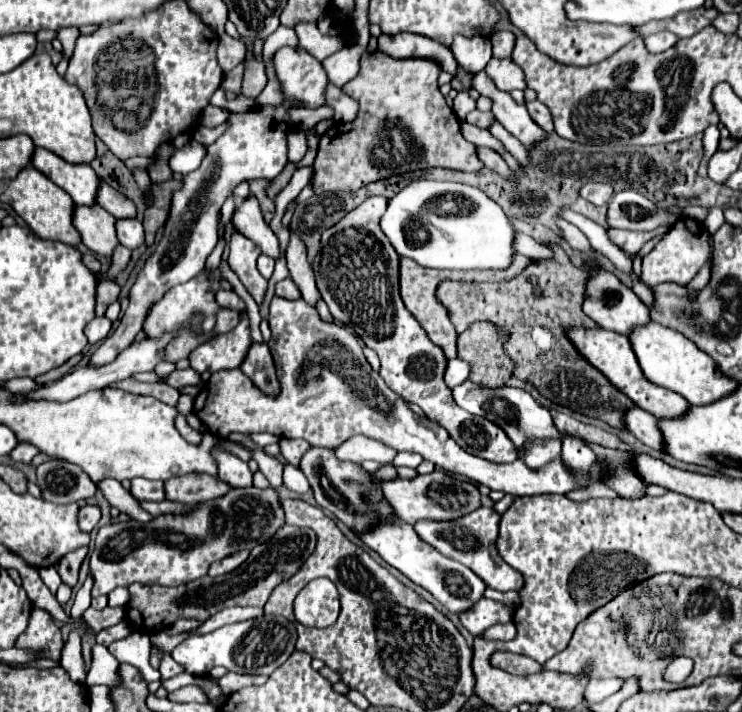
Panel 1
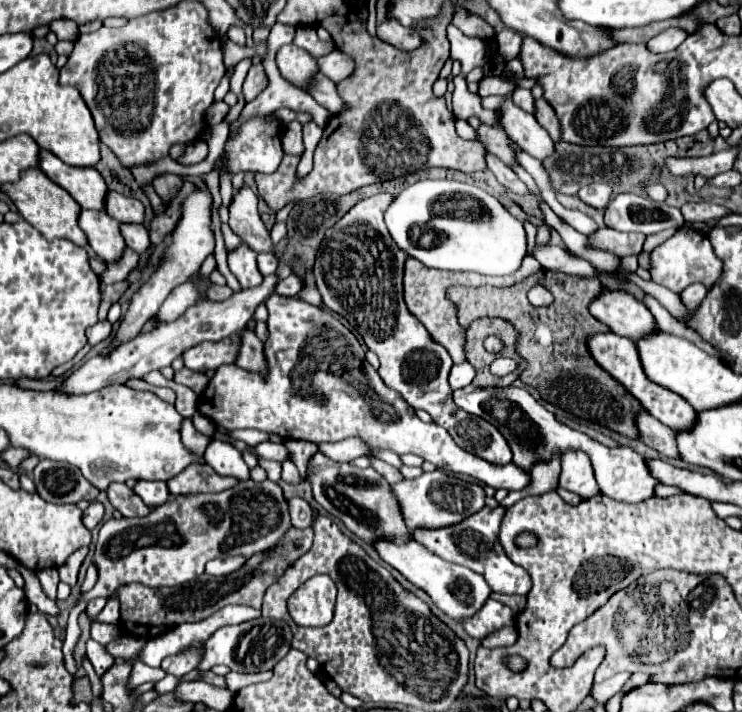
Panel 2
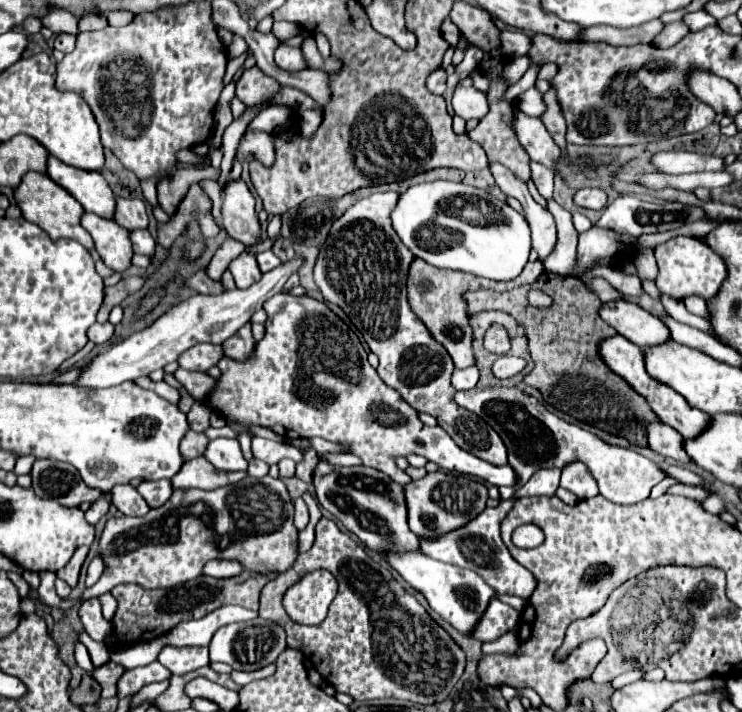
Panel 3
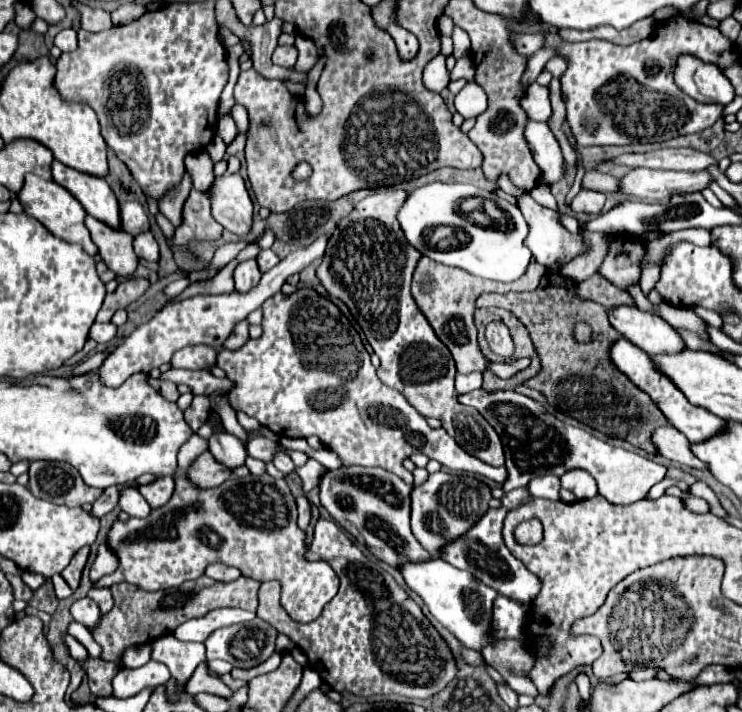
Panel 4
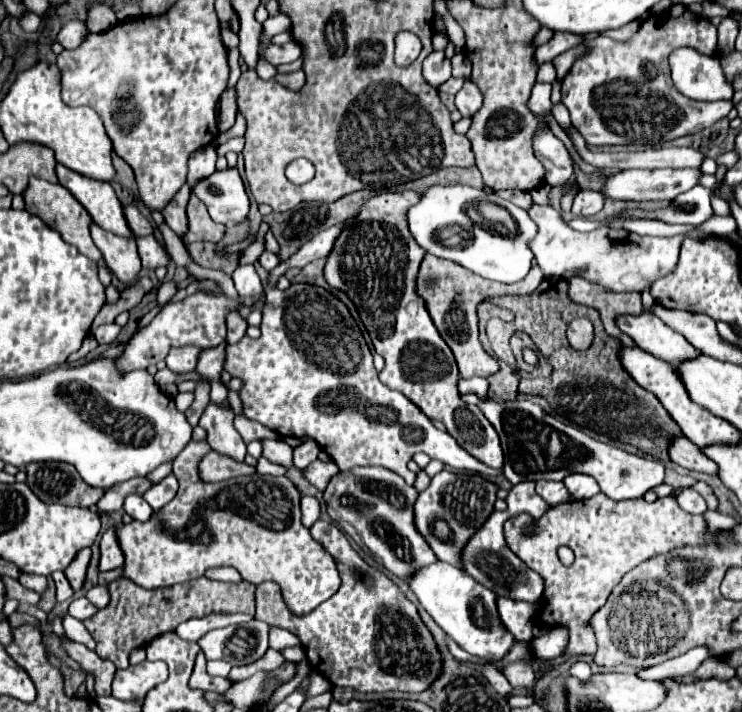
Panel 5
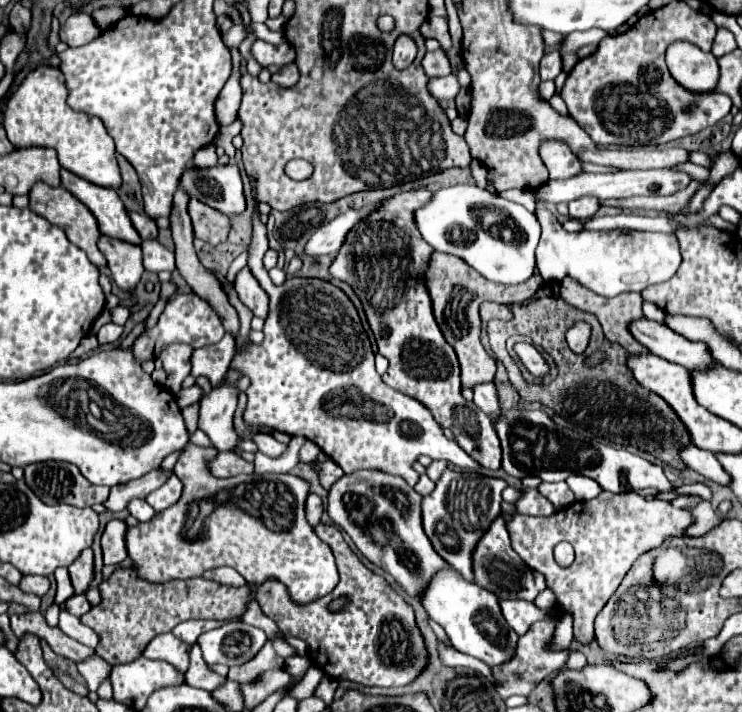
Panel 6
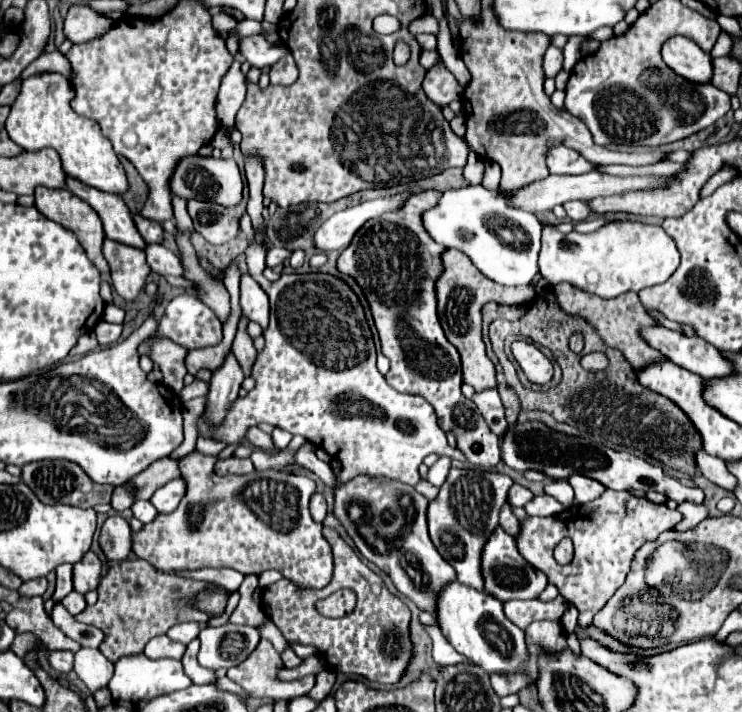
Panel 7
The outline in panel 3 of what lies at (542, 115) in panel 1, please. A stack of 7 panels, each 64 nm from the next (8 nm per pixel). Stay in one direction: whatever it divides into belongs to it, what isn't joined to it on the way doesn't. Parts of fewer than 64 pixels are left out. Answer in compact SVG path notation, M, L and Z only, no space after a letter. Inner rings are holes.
M550 88L544 94L544 102L546 102L548 110L542 116L542 122L544 122L546 130L552 134L554 142L558 144L558 148L566 150L566 146L568 146L568 142L566 142L566 120L564 120L562 106L560 106L560 102L556 98L556 90L554 88Z

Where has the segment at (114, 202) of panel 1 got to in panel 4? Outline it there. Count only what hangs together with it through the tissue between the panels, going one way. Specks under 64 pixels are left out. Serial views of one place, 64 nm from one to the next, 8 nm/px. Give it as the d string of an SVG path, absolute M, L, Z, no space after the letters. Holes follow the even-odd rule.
M124 202L120 206L120 220L122 220L122 230L126 230L132 236L138 236L150 230L146 212L138 202Z

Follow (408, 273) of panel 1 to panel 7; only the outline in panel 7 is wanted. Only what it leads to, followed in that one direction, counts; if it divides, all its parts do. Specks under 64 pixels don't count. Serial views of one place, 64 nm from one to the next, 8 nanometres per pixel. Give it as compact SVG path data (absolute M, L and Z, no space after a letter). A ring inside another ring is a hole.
M446 250L442 254L444 260L444 274L436 282L438 294L438 318L444 328L446 338L458 348L462 356L462 374L464 382L468 382L476 392L496 388L494 378L494 364L486 356L486 348L482 342L482 308L488 302L498 304L526 304L534 300L535 286L504 287L490 278L486 278L460 250Z

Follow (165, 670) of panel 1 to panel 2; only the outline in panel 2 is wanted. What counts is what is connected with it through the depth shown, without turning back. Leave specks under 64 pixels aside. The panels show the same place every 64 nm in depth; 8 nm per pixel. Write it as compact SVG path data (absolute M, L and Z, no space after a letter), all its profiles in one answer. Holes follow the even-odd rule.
M202 648L178 652L178 654L166 656L166 658L162 660L161 668L164 668L166 672L170 672L170 674L181 677L198 668L198 664L202 662L202 656L204 656L204 650L202 650ZM170 666L176 666L176 668L170 668Z

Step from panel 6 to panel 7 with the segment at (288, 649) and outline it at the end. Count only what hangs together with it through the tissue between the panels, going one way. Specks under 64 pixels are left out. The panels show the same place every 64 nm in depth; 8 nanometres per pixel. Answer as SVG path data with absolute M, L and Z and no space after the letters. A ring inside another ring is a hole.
M264 618L264 622L258 626L258 630L260 630L262 638L268 638L268 640L274 644L274 648L276 648L278 652L282 652L282 650L288 646L288 644L284 642L280 630L274 626L274 622L270 622L270 618Z

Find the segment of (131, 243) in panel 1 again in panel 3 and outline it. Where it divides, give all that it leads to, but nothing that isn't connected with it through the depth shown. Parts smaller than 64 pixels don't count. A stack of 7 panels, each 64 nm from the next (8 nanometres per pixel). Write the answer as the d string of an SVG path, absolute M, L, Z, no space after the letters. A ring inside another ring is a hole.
M134 230L130 234L130 240L132 240L132 248L136 254L152 256L156 252L156 240L150 236L148 230Z

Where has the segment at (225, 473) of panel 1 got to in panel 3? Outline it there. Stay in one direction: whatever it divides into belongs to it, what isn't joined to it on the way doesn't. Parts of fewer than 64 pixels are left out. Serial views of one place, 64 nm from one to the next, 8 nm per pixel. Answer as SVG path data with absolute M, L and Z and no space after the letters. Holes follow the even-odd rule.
M216 438L210 440L204 456L218 468L218 470L226 470L226 472L234 472L234 470L246 470L248 462L242 456L240 444L236 438Z

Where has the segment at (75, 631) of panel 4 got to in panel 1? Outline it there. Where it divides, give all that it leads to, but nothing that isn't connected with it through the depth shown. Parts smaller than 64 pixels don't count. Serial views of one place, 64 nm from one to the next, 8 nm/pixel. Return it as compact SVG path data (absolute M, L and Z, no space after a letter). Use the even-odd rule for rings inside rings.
M94 644L92 646L92 664L86 676L86 684L106 684L116 686L118 684L118 660L108 652L106 646Z

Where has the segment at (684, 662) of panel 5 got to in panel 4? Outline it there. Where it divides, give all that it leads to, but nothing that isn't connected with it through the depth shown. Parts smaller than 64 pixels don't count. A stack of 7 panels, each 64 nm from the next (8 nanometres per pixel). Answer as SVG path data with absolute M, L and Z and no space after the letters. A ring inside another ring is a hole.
M650 666L638 670L633 670L630 672L633 680L645 681L656 677L657 673L662 670L661 668L656 668L656 666Z

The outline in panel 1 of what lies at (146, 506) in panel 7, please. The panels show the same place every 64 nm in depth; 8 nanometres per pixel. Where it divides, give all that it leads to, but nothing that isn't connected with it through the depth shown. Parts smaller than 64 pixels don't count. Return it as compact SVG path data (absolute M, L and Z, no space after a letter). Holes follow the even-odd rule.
M112 478L102 480L102 482L98 484L98 488L102 490L102 494L104 494L104 498L110 502L110 506L118 508L120 512L128 514L130 518L140 520L140 522L152 520L152 514L148 514L148 512L140 506L140 502L138 502L118 480L112 480Z

